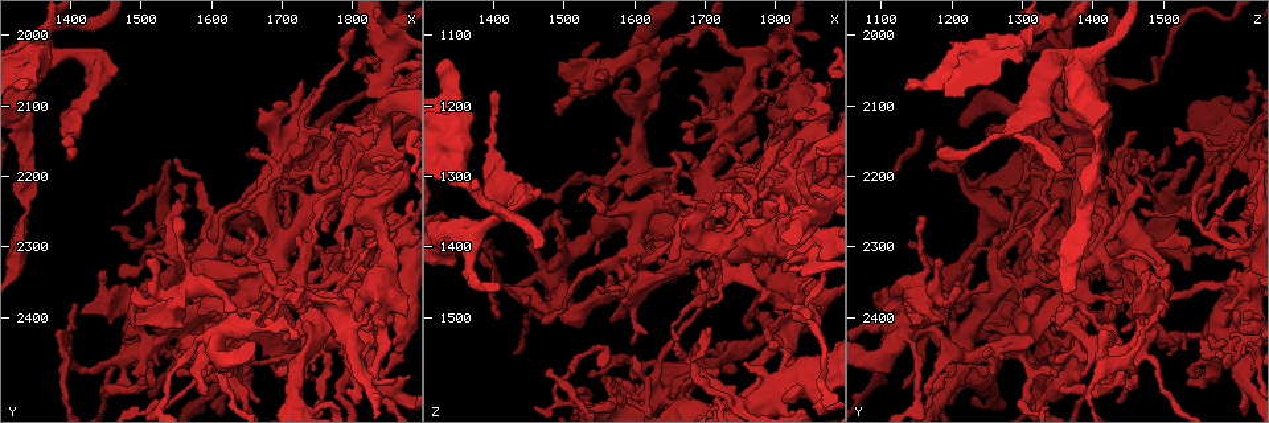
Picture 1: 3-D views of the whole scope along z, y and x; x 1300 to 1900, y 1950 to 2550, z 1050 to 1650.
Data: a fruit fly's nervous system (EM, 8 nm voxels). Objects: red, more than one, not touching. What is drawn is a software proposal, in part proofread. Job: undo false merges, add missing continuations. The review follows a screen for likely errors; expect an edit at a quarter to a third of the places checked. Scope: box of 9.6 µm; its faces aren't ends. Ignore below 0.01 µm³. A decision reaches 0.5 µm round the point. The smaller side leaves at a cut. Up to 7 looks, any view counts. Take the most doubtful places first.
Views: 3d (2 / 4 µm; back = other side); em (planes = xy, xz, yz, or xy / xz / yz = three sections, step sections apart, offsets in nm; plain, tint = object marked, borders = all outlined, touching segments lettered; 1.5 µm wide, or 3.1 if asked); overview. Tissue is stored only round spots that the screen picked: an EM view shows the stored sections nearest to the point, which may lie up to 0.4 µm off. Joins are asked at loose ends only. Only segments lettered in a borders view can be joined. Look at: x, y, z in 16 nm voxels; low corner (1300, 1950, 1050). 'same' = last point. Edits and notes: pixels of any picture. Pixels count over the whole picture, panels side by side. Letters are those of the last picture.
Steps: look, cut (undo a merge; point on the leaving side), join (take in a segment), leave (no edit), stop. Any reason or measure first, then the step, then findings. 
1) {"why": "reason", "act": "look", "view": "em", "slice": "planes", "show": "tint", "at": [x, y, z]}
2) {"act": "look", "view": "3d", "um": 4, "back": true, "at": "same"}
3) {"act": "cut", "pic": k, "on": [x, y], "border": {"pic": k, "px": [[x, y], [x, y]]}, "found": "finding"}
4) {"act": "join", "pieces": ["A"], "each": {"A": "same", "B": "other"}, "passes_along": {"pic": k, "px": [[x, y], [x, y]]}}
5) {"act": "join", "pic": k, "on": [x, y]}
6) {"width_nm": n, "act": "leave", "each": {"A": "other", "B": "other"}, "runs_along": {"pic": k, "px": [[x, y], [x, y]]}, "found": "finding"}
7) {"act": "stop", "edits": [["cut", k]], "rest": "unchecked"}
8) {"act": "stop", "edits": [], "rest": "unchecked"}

{"why": "thick turns thin", "act": "look", "view": "3d", "um": 2, "at": [1845, 2090, 1340]}

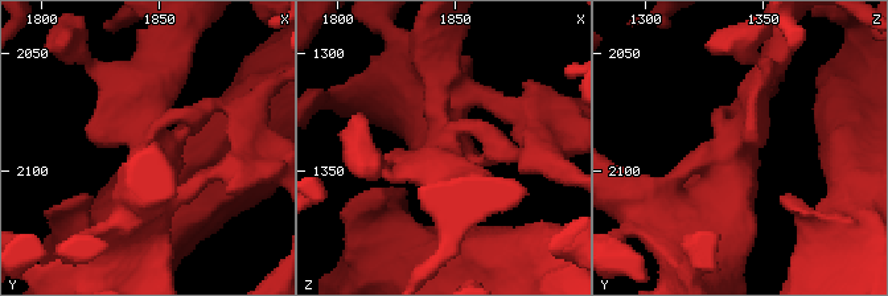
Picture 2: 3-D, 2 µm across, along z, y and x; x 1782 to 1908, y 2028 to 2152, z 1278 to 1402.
{"act": "look", "view": "em", "slice": "planes", "show": "borders", "at": [1844, 2089, 1337]}

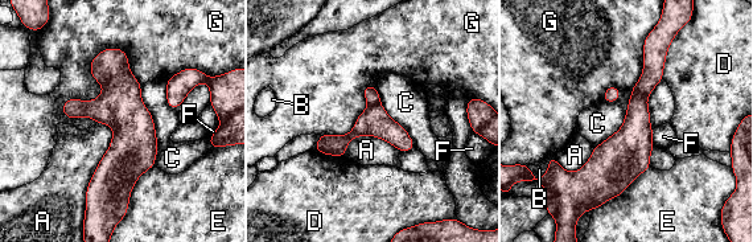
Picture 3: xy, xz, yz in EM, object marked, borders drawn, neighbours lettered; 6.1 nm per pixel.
{"longest_contact_nm": ["G", 550], "act": "leave", "each": {"A": "other", "B": "other", "C": "other", "D": "other", "E": "other", "F": "other", "G": "other"}, "border": {"pic": 3, "px": [[127, 52], [61, 113]]}, "found": "one neuron here"}

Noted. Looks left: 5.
{"why": "closes a loop", "act": "look", "view": "3d", "um": 4, "at": [1345, 2060, 1170]}

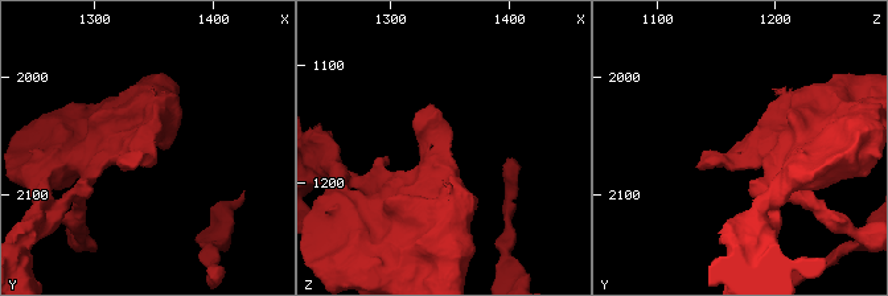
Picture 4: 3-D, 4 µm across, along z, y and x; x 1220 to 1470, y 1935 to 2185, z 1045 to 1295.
{"why": "now the EM", "act": "look", "view": "em", "slice": "xy", "step": 4, "show": "tint", "at": [1346, 2062, 1168]}

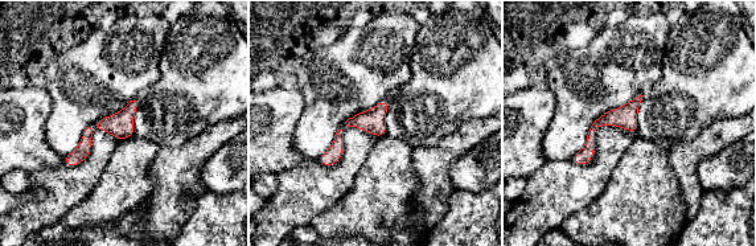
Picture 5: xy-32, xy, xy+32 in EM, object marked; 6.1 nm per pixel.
{"act": "look", "view": "em", "slice": "planes", "show": "borders", "at": "same"}

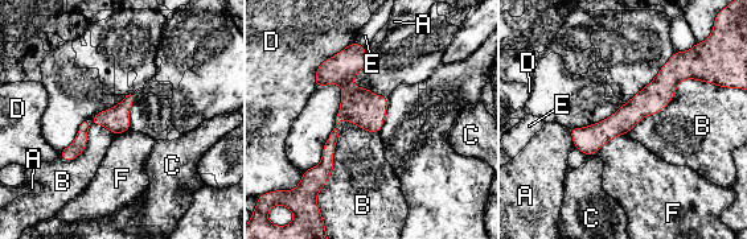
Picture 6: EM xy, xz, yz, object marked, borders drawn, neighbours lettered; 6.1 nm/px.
{"act": "leave", "each": {"A": "other", "B": "other", "C": "other", "D": "other", "E": "other", "F": "other"}, "border": {"pic": 6, "px": [[710, 82], [682, 79], [627, 132]]}, "found": "one neuron here"}

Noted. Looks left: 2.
{"why": "thin end", "act": "look", "view": "em", "slice": "planes", "show": "plain", "at": [1835, 2295, 1145]}

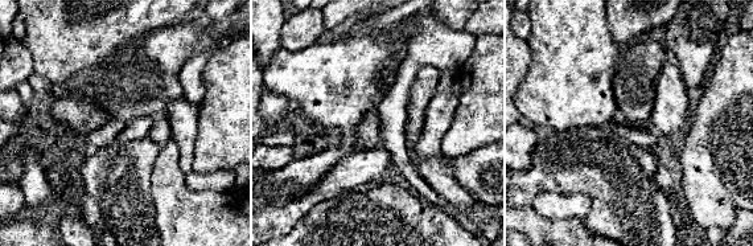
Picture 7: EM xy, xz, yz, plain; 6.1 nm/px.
{"act": "look", "view": "em", "slice": "planes", "show": "borders", "at": "same"}

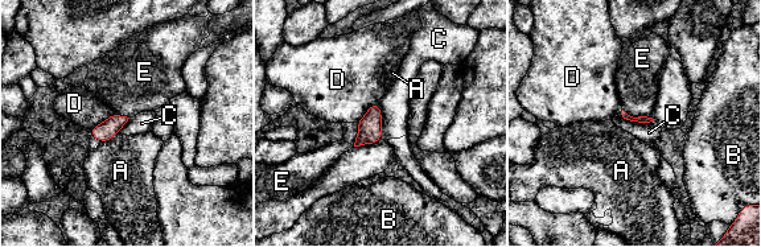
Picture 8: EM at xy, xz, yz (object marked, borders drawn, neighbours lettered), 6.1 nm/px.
{"act": "leave", "each": {"A": "other", "B": "other", "C": "other", "D": "other", "E": "other"}, "border": {"pic": 8, "px": [[378, 103], [382, 139]]}, "found": "none of them fits"}

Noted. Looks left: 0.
{"act": "stop", "edits": [], "rest": "unchecked"}

